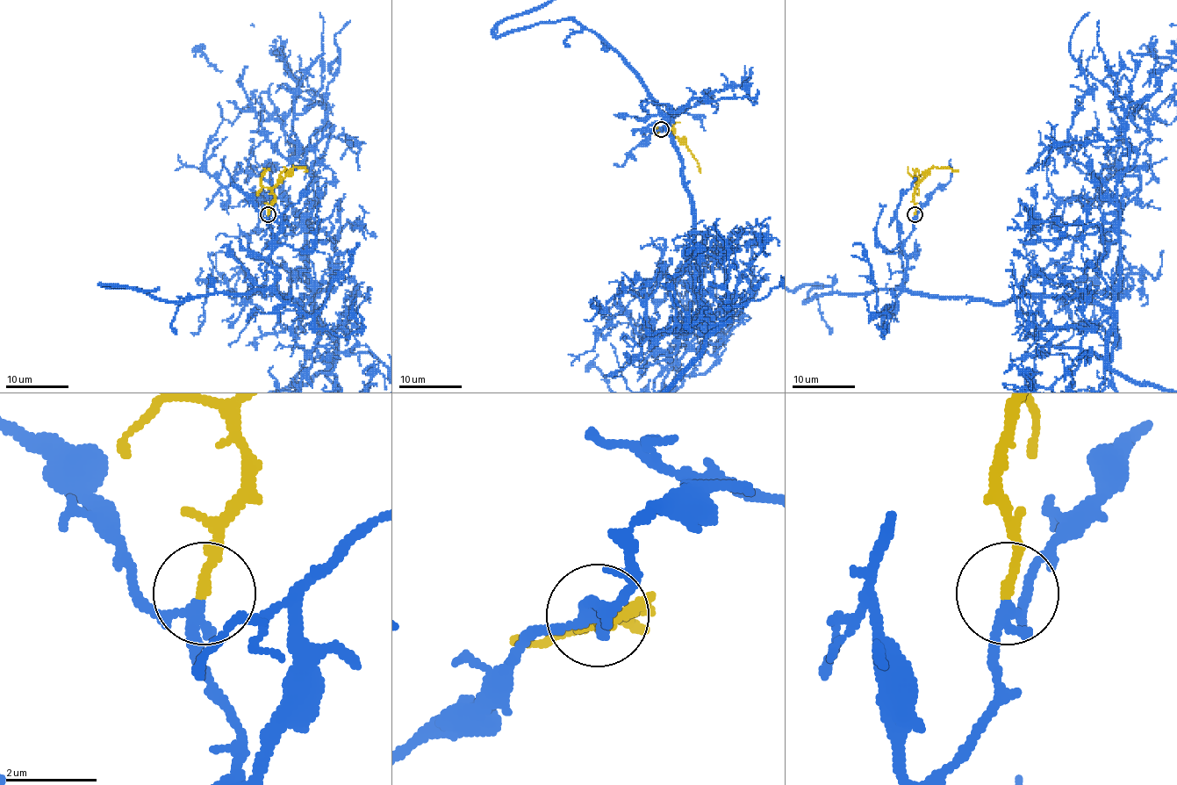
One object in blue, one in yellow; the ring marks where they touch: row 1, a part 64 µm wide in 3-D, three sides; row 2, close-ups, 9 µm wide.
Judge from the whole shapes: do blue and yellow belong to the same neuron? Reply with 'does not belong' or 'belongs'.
belongs

